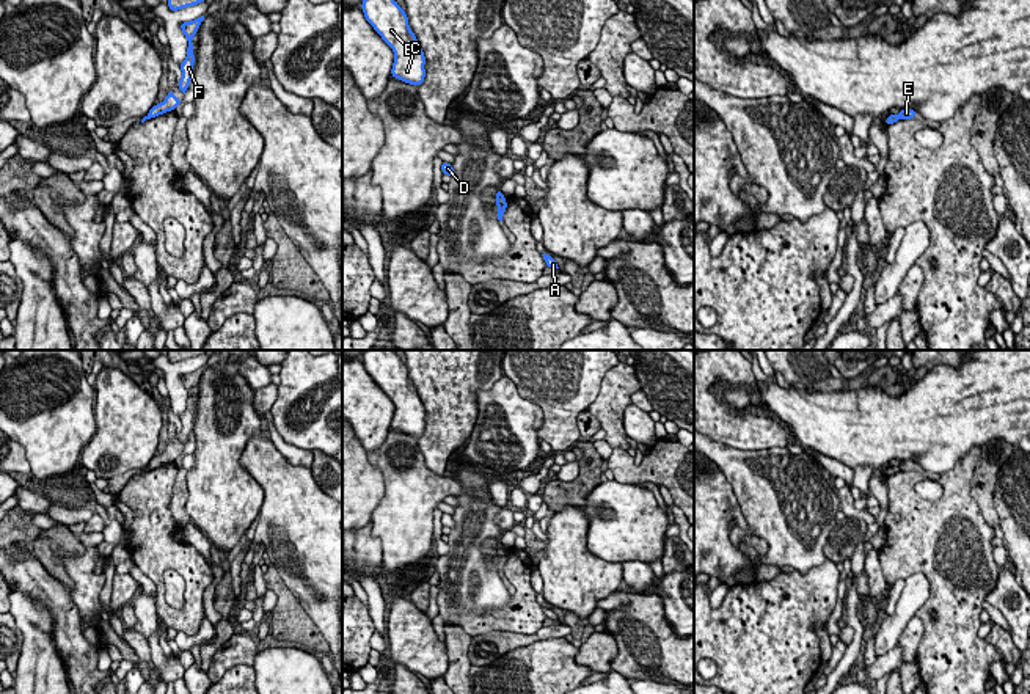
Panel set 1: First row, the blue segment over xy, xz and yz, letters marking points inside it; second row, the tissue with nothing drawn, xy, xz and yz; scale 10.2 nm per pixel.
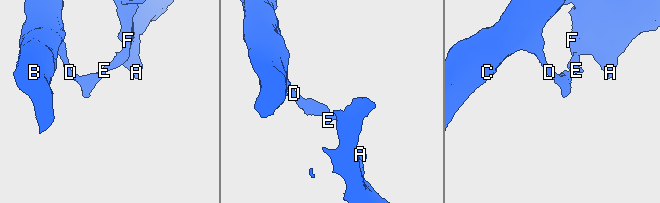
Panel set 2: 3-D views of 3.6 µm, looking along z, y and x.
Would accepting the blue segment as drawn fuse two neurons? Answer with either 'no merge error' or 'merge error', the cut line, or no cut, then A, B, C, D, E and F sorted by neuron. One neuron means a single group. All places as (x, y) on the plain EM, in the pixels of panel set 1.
merge error; cut xz (504, 553), (498, 558); groups A E F / B C D

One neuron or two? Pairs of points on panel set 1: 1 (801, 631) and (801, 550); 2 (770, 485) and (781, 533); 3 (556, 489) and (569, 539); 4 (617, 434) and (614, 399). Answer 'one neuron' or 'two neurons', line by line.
1: two neurons
2: one neuron
3: two neurons
4: one neuron

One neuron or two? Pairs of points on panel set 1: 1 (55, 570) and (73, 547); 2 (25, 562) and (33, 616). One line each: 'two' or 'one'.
1: one
2: two

